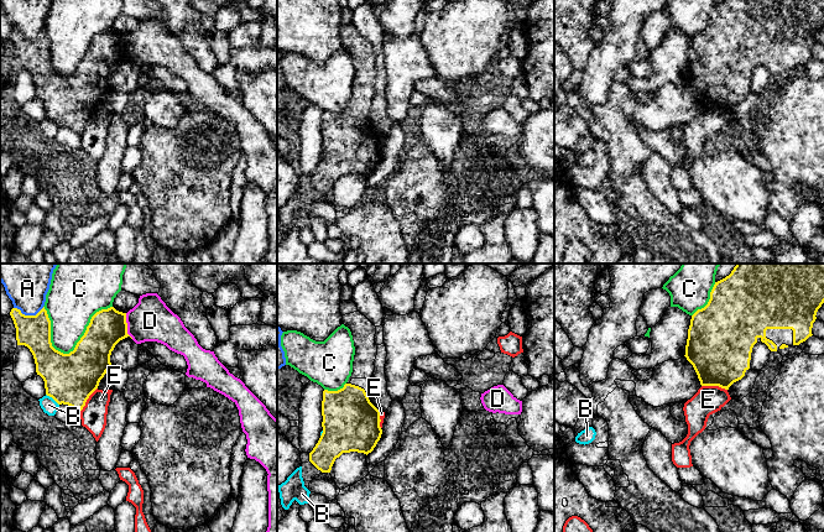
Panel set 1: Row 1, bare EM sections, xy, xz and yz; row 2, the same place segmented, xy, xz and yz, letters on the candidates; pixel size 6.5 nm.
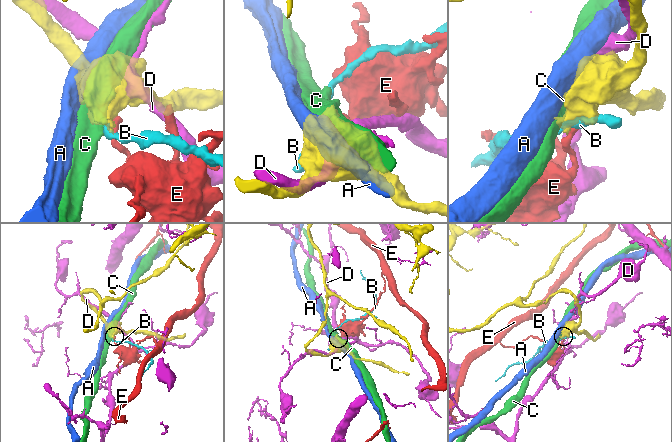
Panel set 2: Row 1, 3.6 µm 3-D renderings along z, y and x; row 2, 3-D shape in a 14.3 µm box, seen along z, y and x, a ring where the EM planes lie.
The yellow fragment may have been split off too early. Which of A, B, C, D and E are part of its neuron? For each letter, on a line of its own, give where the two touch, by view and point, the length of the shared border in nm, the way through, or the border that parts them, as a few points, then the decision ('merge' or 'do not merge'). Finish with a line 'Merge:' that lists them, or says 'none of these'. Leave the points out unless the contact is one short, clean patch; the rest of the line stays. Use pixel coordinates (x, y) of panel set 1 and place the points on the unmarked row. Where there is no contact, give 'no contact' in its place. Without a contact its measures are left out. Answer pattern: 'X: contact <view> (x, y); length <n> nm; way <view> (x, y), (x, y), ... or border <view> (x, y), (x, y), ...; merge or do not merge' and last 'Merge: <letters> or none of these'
A: contact xy (29, 38); length 200 nm; do not merge
B: contact xy (52, 120); length 120 nm; do not merge
C: contact xy (84, 57); length 480 nm; do not merge
D: contact xy (126, 48); length 180 nm; do not merge
E: contact yz (714, 108); length 170 nm; border yz (702, 108), (718, 108), (726, 113); do not merge
Merge: none of these

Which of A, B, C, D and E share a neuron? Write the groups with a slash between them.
A / B / C / D / E

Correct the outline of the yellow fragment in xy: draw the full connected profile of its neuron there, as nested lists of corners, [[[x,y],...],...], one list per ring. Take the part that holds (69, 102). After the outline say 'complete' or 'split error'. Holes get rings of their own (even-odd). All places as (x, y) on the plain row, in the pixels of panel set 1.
[[[45,30],[36,38],[25,38],[20,32],[12,31],[10,38],[16,51],[17,68],[25,68],[32,75],[36,95],[45,104],[46,118],[58,127],[68,127],[78,134],[83,132],[89,119],[98,111],[100,103],[111,92],[110,78],[115,68],[130,59],[126,36],[110,30],[93,38],[74,73],[63,77],[52,69],[51,43]]]; complete

